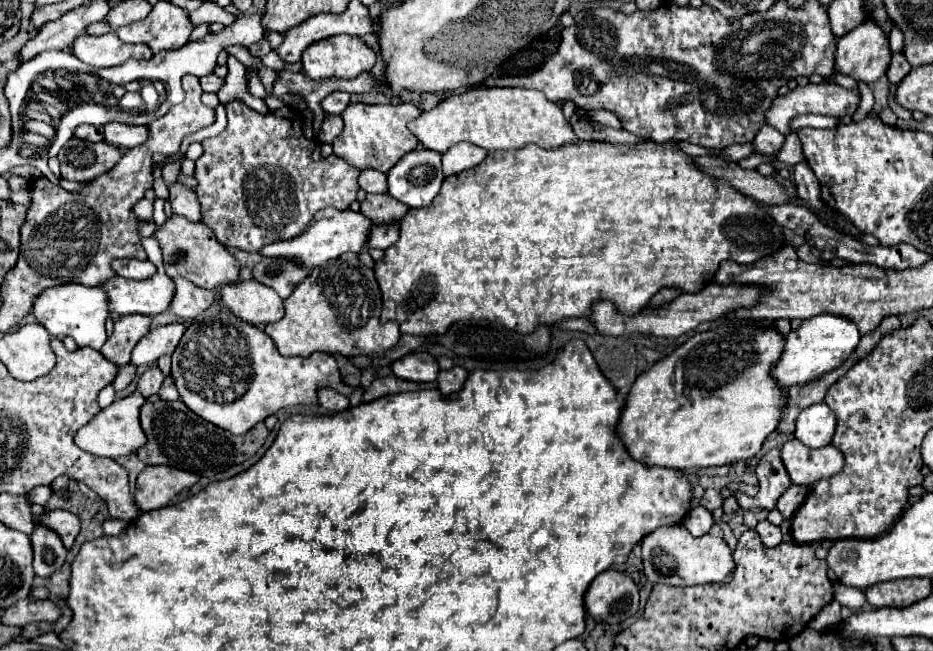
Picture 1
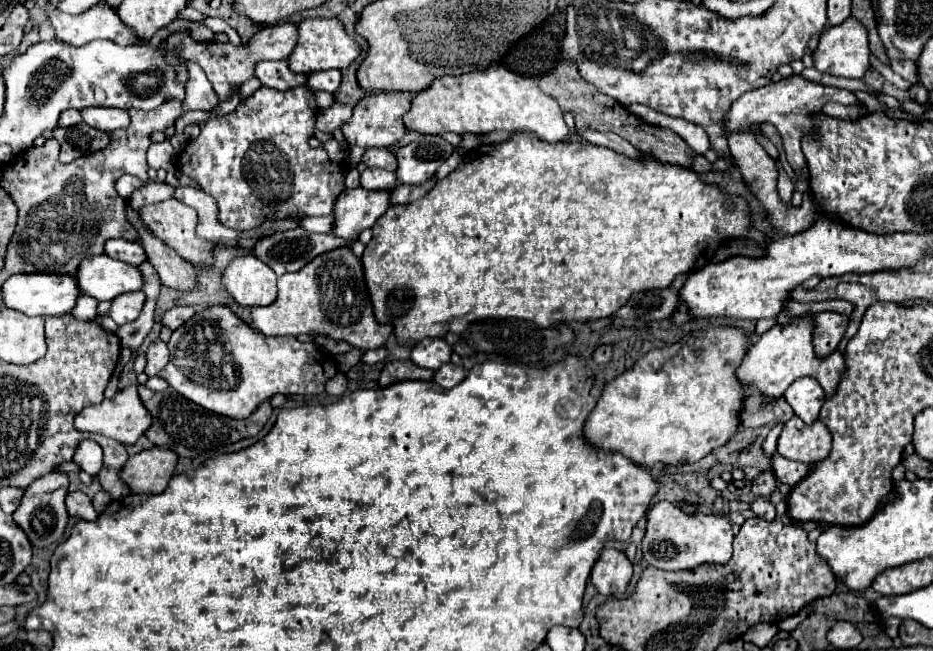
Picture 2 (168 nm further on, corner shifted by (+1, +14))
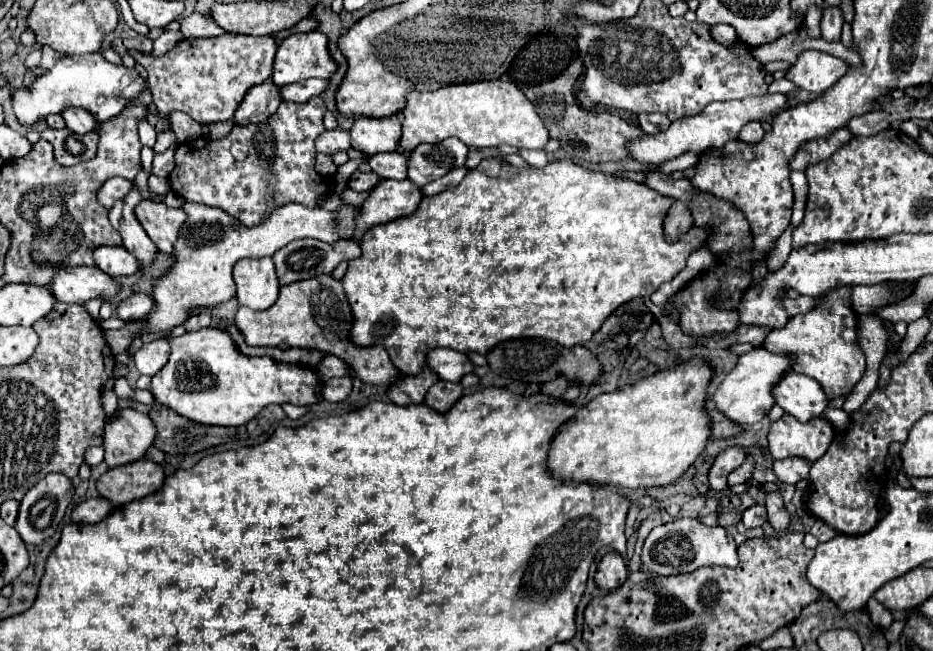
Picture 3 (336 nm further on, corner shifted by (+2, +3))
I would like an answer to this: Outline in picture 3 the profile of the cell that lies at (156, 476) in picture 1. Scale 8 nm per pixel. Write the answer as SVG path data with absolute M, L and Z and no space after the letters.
M134 461L122 467L108 469L96 483L98 493L114 507L126 505L134 499L142 499L156 493L164 483L164 471L154 461Z

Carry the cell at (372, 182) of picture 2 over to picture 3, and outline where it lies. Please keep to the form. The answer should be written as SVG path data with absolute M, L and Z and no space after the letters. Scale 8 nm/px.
M356 171L350 179L348 179L348 187L354 189L354 191L370 191L374 189L378 183L378 175L376 173L362 173L362 171Z

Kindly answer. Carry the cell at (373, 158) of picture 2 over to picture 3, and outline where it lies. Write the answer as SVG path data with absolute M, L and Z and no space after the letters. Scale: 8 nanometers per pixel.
M392 151L392 153L376 153L374 157L368 159L368 165L378 177L400 181L406 177L406 161L408 161L406 153Z

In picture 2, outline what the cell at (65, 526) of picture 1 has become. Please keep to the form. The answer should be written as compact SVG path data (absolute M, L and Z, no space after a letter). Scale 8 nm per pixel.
M69 492L67 494L67 512L71 518L83 518L83 520L95 520L99 514L95 512L91 500L83 492Z

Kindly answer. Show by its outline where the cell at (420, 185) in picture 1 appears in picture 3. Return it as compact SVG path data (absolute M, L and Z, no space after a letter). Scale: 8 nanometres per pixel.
M454 137L432 145L426 143L418 145L418 149L410 153L408 179L424 187L444 177L454 167L462 167L466 163L466 155L468 155L468 147Z

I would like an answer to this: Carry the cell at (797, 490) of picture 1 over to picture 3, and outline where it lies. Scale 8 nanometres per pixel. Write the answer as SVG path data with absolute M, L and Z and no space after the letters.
M786 457L782 461L774 461L774 473L782 483L798 483L800 479L808 477L808 471L810 463L802 461L802 457Z

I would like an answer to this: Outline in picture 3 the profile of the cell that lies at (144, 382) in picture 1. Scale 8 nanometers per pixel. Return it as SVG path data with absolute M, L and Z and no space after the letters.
M162 337L162 339L156 339L156 341L142 345L142 349L136 351L134 361L136 361L136 367L142 375L152 377L168 363L168 355L170 355L170 345Z

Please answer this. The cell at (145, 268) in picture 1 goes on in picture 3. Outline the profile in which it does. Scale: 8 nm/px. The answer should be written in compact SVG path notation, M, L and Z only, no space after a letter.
M98 247L94 249L94 261L96 267L104 273L110 273L112 277L120 275L134 275L138 271L138 261L134 255L130 255L124 247Z

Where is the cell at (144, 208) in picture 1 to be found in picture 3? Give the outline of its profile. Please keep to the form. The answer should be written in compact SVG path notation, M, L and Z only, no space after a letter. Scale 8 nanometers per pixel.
M112 177L98 189L98 203L102 203L106 209L114 205L114 201L126 197L126 193L132 189L132 181L124 177Z

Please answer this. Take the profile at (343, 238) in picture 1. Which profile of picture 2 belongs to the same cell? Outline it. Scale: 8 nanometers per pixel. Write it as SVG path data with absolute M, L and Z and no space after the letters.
M361 186L355 190L345 190L339 194L333 206L333 234L353 244L359 240L359 234L365 228L371 228L379 216L389 208L389 192L379 190L363 190Z

